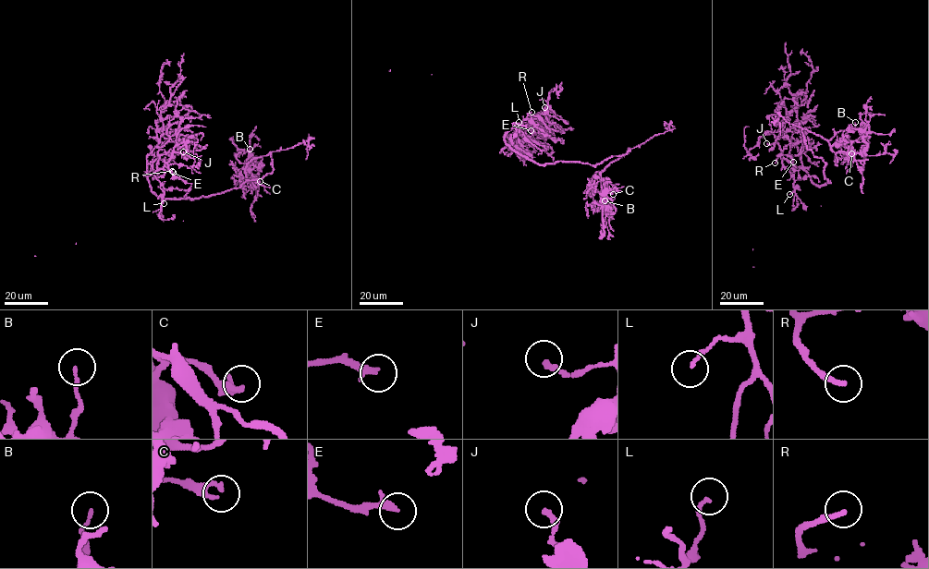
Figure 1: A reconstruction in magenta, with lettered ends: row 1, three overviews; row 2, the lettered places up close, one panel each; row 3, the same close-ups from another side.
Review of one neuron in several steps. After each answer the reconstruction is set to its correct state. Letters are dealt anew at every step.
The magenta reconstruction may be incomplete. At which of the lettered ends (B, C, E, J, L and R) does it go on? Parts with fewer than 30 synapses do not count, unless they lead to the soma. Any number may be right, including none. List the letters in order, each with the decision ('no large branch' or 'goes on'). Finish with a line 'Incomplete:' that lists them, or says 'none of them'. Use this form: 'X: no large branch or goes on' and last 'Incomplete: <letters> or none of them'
B: no large branch
C: no large branch
E: goes on
J: no large branch
L: goes on
R: goes on
Incomplete: E, L, R

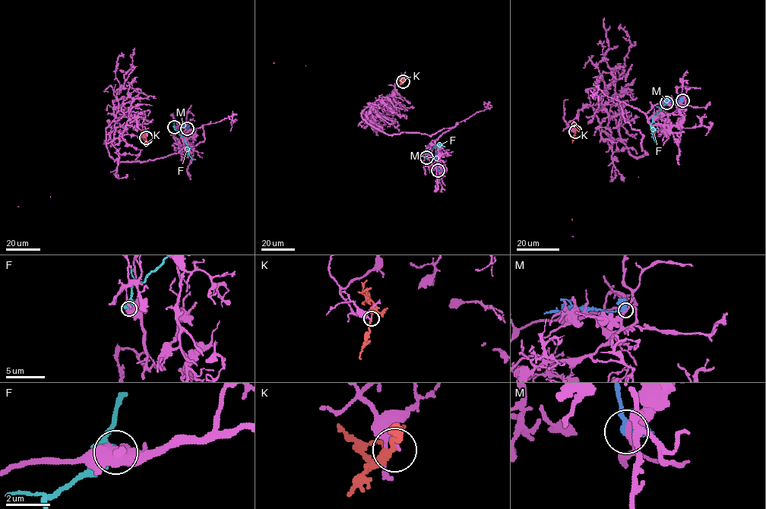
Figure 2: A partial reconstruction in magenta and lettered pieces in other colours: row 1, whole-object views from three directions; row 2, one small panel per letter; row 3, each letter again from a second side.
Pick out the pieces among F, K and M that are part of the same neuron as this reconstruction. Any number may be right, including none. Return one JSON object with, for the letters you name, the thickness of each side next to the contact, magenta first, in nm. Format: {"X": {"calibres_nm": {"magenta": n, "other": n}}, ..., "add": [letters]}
{"add": []}

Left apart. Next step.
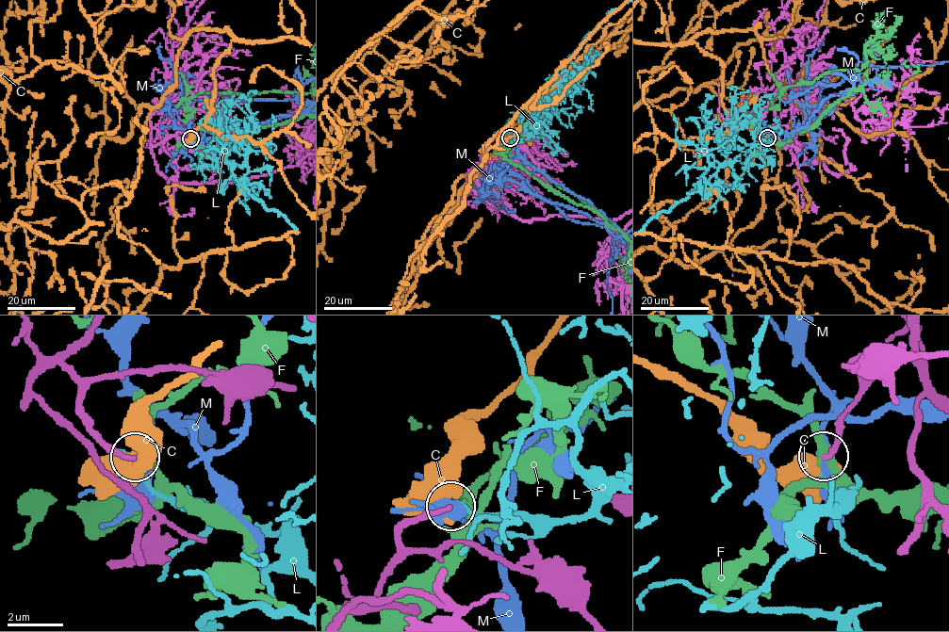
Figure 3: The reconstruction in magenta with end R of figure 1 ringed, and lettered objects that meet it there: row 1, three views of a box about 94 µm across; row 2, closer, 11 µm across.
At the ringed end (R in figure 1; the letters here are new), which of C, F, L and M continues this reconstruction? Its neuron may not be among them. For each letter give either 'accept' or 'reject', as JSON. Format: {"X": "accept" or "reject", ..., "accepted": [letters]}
{"C": "reject", "F": "reject", "L": "reject", "M": "reject", "accepted": []}

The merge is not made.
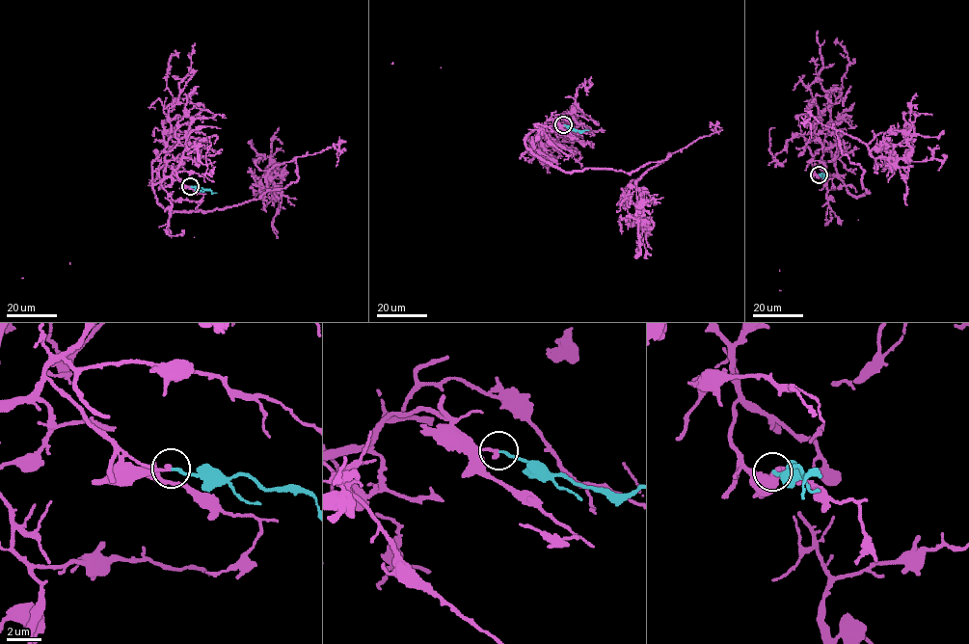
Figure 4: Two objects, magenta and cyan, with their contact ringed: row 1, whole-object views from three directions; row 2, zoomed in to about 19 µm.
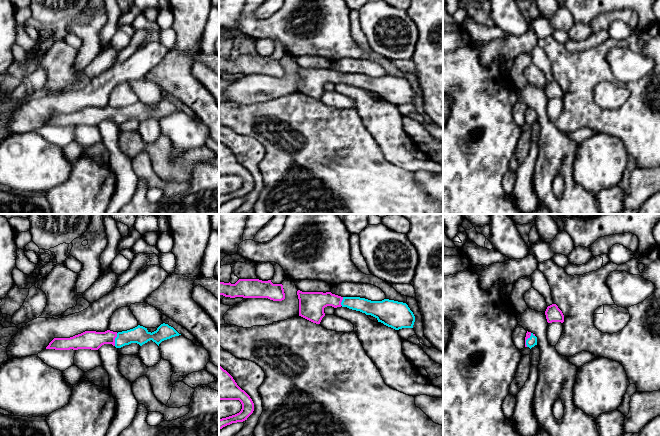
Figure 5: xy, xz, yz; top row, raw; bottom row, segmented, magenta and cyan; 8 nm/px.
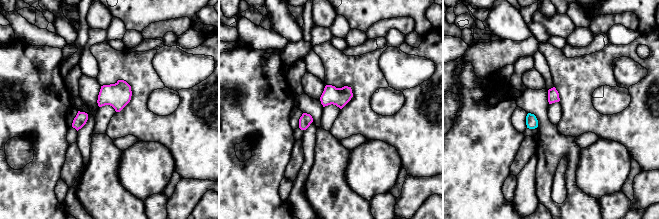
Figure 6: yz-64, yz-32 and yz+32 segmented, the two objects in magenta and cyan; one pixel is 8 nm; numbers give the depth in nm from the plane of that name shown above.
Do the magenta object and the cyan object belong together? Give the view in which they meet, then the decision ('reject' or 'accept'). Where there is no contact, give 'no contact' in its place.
xy | accept

